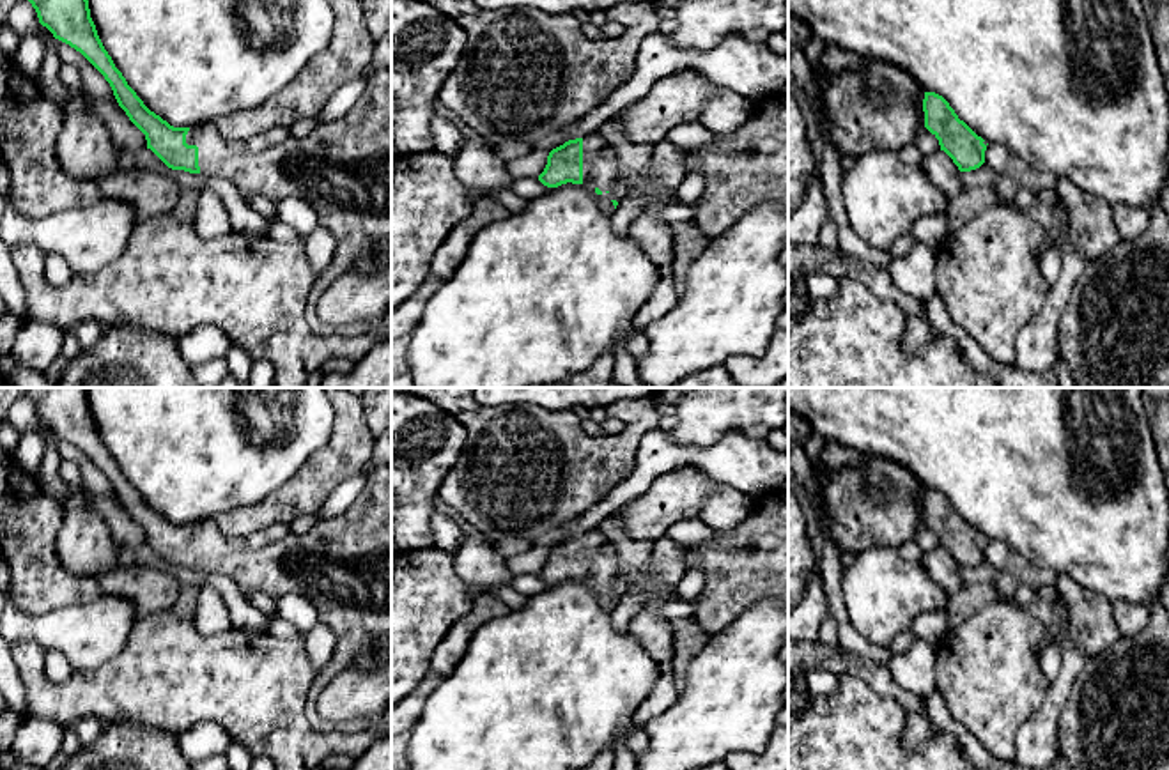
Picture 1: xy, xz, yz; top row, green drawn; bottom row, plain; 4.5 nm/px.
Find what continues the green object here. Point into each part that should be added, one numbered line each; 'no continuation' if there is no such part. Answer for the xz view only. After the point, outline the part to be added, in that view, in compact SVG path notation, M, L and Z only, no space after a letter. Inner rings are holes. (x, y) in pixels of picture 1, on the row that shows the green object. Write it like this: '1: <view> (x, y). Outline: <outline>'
1: xz (599, 167). Outline: M597 135L583 138L583 184L592 189L599 188L608 211L615 211L608 191L618 184L616 159L613 149Z

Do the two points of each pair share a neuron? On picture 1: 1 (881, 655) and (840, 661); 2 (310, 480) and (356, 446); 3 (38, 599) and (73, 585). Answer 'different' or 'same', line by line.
1: different
2: same
3: same

